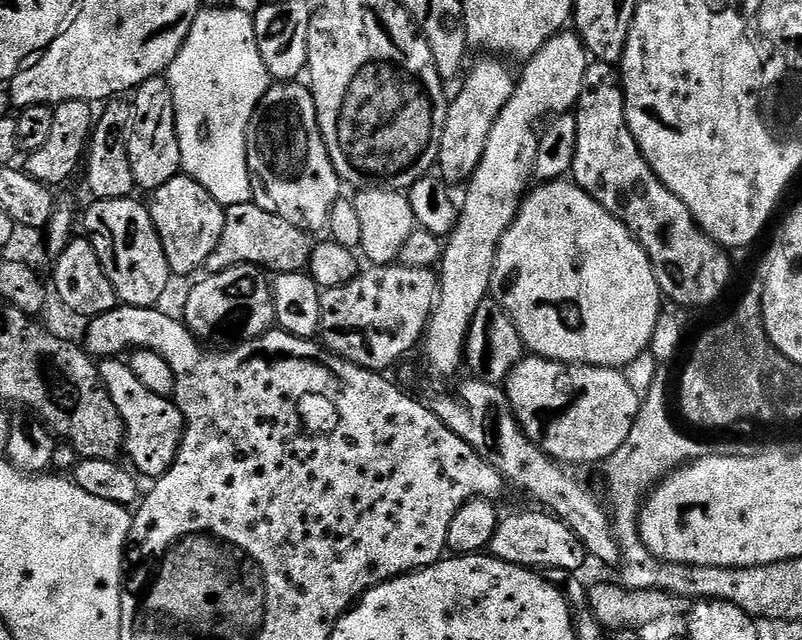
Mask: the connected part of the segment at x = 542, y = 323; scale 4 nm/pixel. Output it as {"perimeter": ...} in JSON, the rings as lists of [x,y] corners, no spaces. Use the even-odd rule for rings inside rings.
{"perimeter":[[[554,180],[536,187],[521,199],[516,217],[498,242],[491,299],[504,307],[531,355],[545,356],[561,364],[623,369],[638,354],[647,352],[654,326],[662,314],[662,293],[650,258],[628,227],[615,220],[575,182]]]}

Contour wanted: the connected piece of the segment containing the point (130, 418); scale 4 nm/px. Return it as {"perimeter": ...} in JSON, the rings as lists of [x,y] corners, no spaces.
{"perimeter":[[[120,358],[101,359],[98,364],[100,377],[124,423],[124,452],[132,459],[131,467],[141,477],[158,478],[166,474],[174,462],[184,433],[184,419],[178,405],[167,396],[146,390],[146,386],[138,382],[131,363],[124,361],[123,364],[122,361]]]}

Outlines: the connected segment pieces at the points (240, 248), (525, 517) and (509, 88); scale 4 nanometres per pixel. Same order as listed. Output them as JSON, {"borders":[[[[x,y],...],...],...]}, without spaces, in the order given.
{"borders":[[[[254,202],[239,204],[225,211],[222,238],[218,238],[218,246],[210,254],[206,268],[209,273],[214,273],[233,268],[239,264],[254,264],[272,274],[302,272],[308,267],[313,247],[313,233],[294,226],[294,222],[286,222],[286,218],[278,218],[278,214],[270,214],[270,210],[262,210]]],[[[544,510],[536,512],[512,512],[508,517],[497,523],[490,543],[491,555],[511,564],[520,564],[523,568],[545,570],[557,568],[571,574],[578,570],[586,561],[586,553],[582,542],[574,534],[566,522]]],[[[484,59],[488,60],[480,60],[473,68],[471,65],[467,69],[463,77],[464,89],[456,97],[451,97],[448,106],[446,126],[442,130],[442,142],[438,146],[436,168],[440,179],[449,186],[467,185],[486,150],[486,138],[490,138],[490,130],[498,114],[502,114],[502,106],[510,102],[516,89],[517,77],[514,72],[512,76],[511,70],[507,68],[509,65],[503,59]]]]}

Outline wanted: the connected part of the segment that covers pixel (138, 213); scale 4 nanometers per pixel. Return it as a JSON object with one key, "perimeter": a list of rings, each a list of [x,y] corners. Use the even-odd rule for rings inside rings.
{"perimeter":[[[136,198],[126,200],[92,200],[88,213],[82,216],[82,228],[86,231],[86,238],[94,246],[110,282],[114,282],[117,297],[123,303],[139,308],[150,308],[161,303],[164,291],[168,288],[168,280],[173,279],[170,266],[166,262],[166,250],[162,250],[162,242],[156,233],[152,221],[152,213],[147,203],[139,204]]]}

